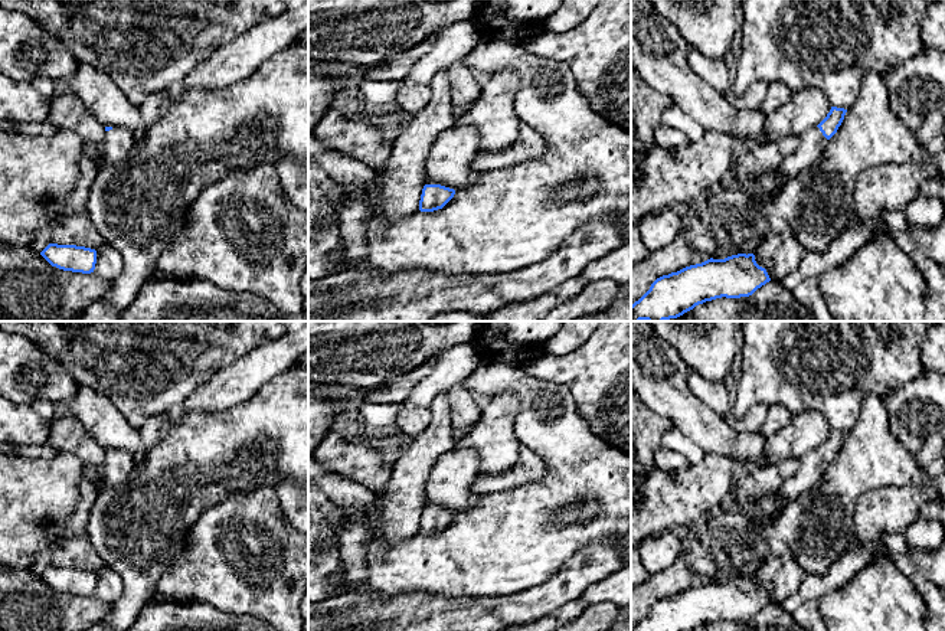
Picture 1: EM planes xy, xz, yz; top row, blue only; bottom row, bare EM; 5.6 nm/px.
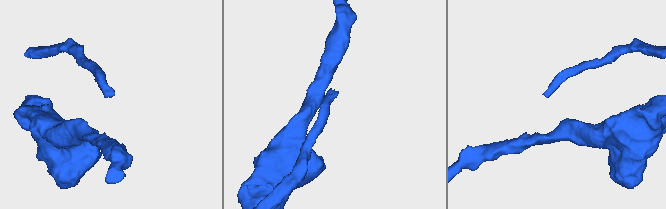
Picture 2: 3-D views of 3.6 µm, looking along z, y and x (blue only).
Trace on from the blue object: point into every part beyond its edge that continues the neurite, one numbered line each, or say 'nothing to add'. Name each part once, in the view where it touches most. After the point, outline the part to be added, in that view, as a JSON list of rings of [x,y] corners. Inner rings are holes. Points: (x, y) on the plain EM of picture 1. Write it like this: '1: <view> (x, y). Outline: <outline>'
1: yz (808, 474). Outline: [[[818,449],[810,451],[802,460],[797,473],[784,481],[778,490],[778,500],[789,503],[804,491],[815,487],[827,468],[828,462],[823,458]]]

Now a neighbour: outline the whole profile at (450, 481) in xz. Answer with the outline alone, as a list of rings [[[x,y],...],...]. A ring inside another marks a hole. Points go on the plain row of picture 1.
[[[458,444],[442,454],[426,481],[426,507],[441,507],[455,514],[468,507],[472,481],[480,473],[478,452]]]

